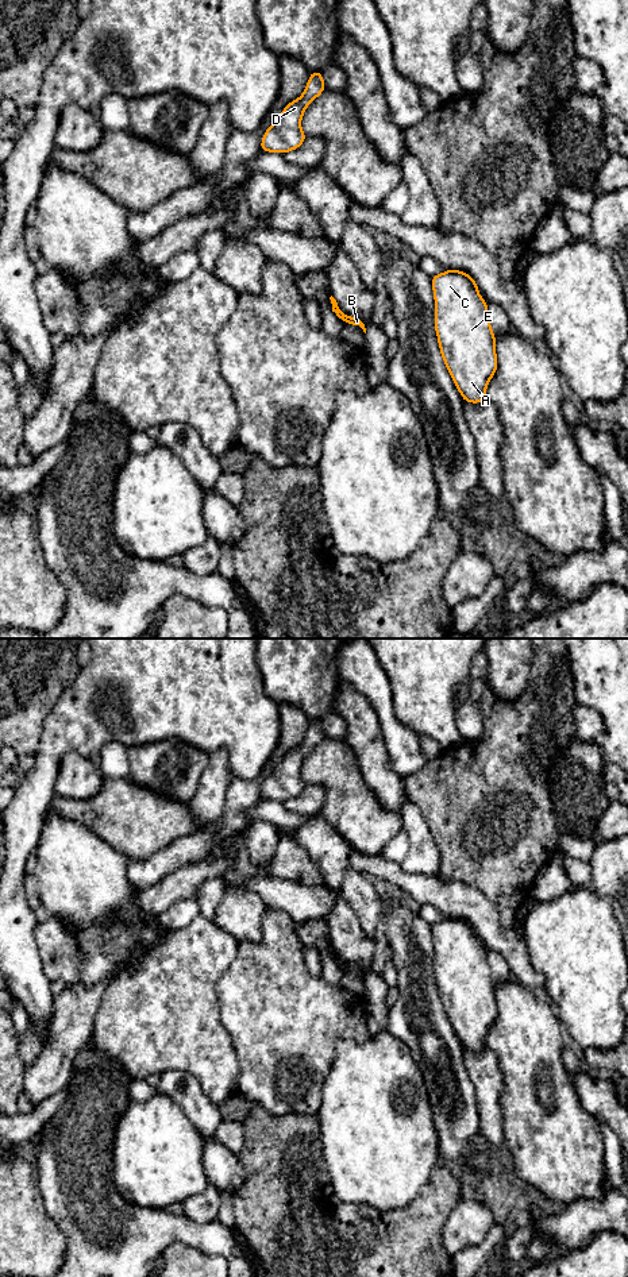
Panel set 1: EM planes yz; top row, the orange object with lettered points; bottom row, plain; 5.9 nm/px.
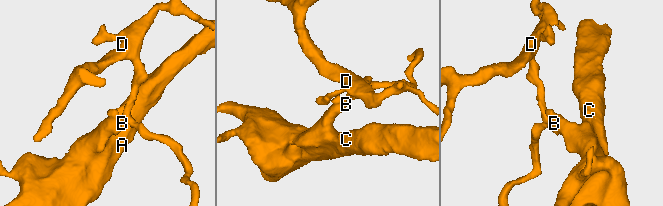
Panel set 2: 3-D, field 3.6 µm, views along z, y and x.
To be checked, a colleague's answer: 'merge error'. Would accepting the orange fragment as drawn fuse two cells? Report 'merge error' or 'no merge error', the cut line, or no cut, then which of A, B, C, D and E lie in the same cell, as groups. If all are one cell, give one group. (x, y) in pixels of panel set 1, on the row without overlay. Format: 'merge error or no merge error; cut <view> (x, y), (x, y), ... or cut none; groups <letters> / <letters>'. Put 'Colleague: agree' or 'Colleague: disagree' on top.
Colleague: agree
merge error; cut yz (346, 964), (343, 968); groups A B C E / D

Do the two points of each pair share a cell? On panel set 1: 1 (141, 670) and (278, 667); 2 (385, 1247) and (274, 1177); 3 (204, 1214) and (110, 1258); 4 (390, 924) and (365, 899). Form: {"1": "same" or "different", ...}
{"1": "different", "2": "same", "3": "different", "4": "different"}

